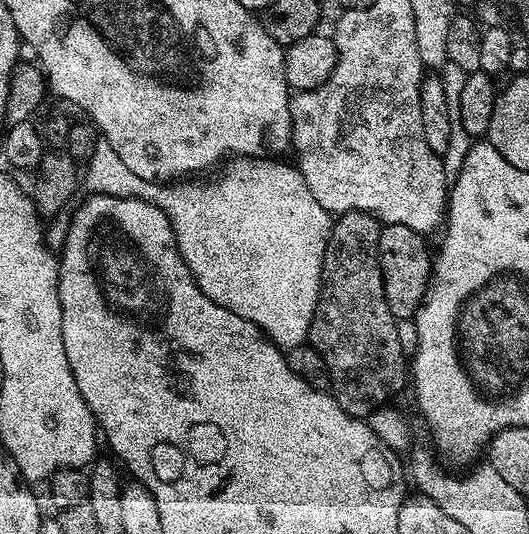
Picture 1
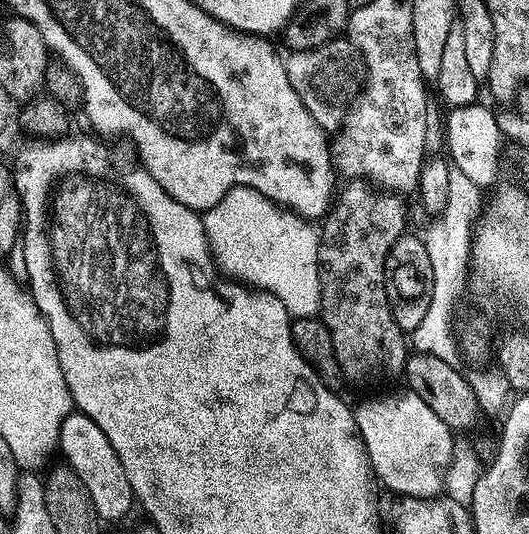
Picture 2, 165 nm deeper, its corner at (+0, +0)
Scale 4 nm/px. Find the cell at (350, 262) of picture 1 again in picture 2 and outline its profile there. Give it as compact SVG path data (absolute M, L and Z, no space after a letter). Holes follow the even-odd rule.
M352 182L347 186L349 188L341 196L339 193L335 197L330 211L323 217L322 227L320 228L320 311L318 316L319 319L323 320L326 330L330 330L330 339L334 342L334 354L338 358L338 366L342 370L345 381L349 385L352 383L357 384L360 388L364 388L367 384L380 384L383 380L392 380L395 376L399 377L403 373L404 364L410 355L410 348L406 343L406 333L400 329L398 322L394 322L392 304L388 300L388 291L384 285L386 258L390 254L390 246L394 246L394 242L398 242L398 238L405 235L406 228L404 228L404 223L408 220L408 212L404 209L404 204L400 201L403 199L399 195L387 190L373 190L364 182Z

